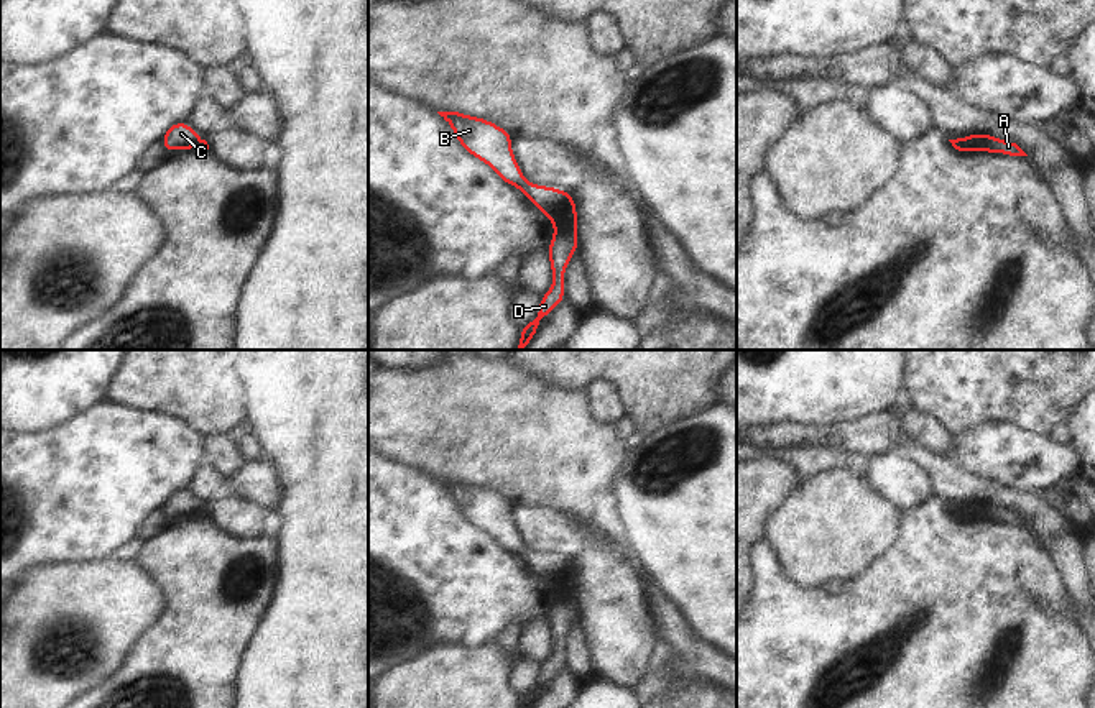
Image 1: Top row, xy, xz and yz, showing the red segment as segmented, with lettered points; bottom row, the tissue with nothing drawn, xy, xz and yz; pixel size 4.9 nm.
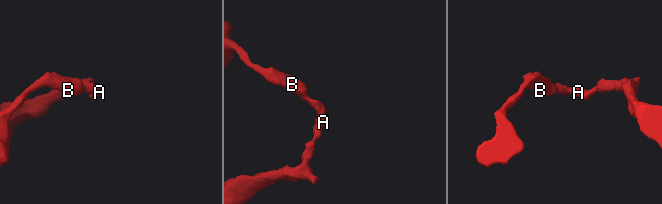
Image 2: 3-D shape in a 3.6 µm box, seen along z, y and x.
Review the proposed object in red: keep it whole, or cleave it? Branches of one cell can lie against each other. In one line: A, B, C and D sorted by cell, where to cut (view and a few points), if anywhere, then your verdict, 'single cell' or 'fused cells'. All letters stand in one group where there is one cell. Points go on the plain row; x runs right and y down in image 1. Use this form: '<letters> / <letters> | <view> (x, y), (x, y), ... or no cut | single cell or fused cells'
A D / B C | xz (572, 564), (563, 582), (553, 590) | fused cells

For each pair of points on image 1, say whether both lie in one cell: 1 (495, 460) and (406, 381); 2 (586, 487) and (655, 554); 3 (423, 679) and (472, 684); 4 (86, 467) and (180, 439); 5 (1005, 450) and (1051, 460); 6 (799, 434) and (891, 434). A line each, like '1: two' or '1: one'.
1: one
2: two
3: one
4: one
5: one
6: one

